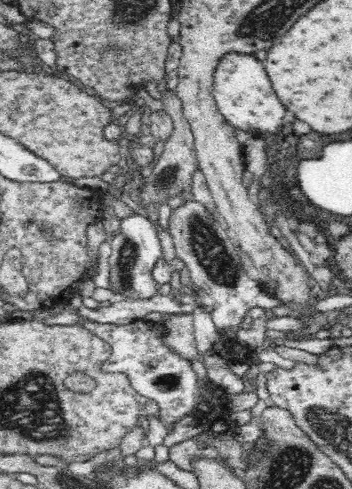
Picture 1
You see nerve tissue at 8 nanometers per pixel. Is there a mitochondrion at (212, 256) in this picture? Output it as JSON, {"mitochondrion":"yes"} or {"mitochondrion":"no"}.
{"mitochondrion":"yes"}

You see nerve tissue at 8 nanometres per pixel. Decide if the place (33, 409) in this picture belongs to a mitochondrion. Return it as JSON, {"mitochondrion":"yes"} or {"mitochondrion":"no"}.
{"mitochondrion":"yes"}

